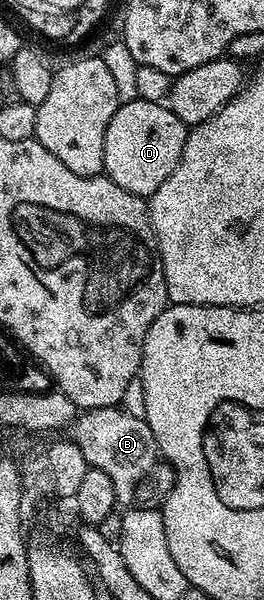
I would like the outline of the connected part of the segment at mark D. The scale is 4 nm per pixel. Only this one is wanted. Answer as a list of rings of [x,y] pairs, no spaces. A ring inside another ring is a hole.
[[[140,99],[122,102],[113,119],[109,119],[109,131],[105,131],[103,173],[117,183],[117,187],[125,187],[125,191],[149,199],[157,187],[173,175],[188,132],[188,126],[183,125],[166,104]]]

